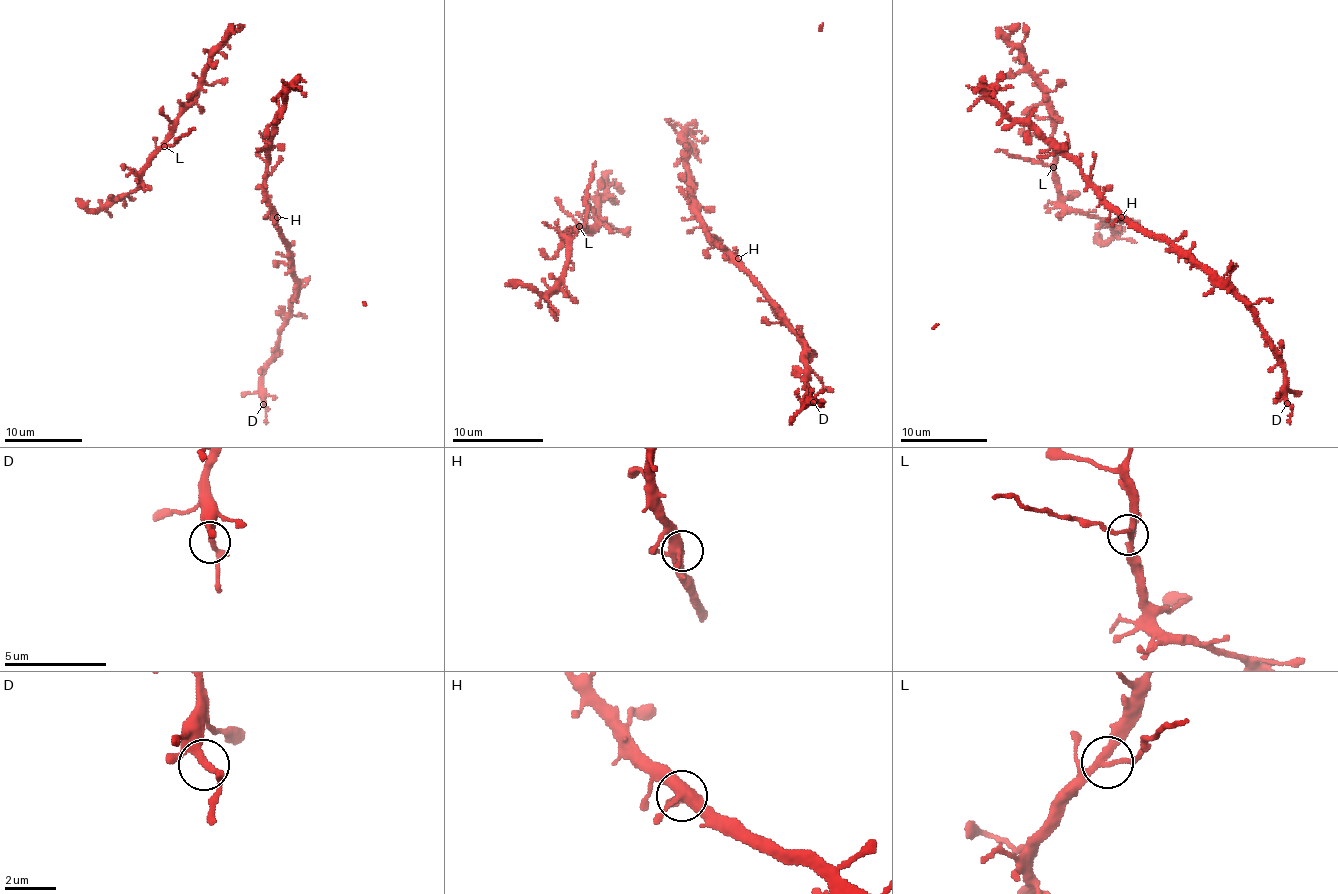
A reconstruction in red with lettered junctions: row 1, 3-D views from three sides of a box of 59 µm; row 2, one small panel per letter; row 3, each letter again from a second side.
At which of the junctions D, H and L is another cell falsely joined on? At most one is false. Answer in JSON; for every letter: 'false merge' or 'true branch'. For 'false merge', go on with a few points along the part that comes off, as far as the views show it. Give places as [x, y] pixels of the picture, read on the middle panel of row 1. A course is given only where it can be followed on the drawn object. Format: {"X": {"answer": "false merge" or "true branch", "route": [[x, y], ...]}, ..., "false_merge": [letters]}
{"D": {"answer": "true branch"}, "H": {"answer": "true branch"}, "L": {"answer": "false merge", "route": [[578, 227], [585, 222], [586, 194], [595, 161]]}, "false_merge": ["L"]}

